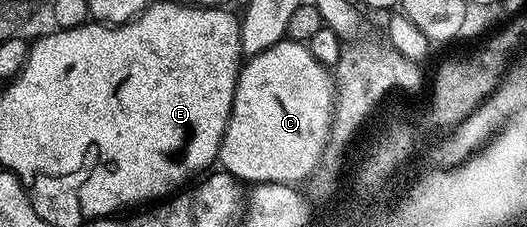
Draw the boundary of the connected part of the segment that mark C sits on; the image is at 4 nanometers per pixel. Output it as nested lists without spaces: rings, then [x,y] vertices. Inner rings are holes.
[[[284,40],[273,44],[269,48],[265,48],[259,54],[250,55],[239,67],[239,79],[235,85],[231,115],[229,116],[227,127],[223,133],[223,139],[219,145],[218,165],[223,165],[220,167],[222,167],[226,173],[232,174],[234,178],[243,184],[258,184],[260,182],[288,183],[291,178],[299,178],[299,175],[307,174],[308,170],[311,170],[311,167],[315,165],[316,159],[319,157],[319,148],[322,145],[323,135],[329,131],[330,118],[333,116],[334,98],[335,79],[332,71],[319,63],[303,42]]]

